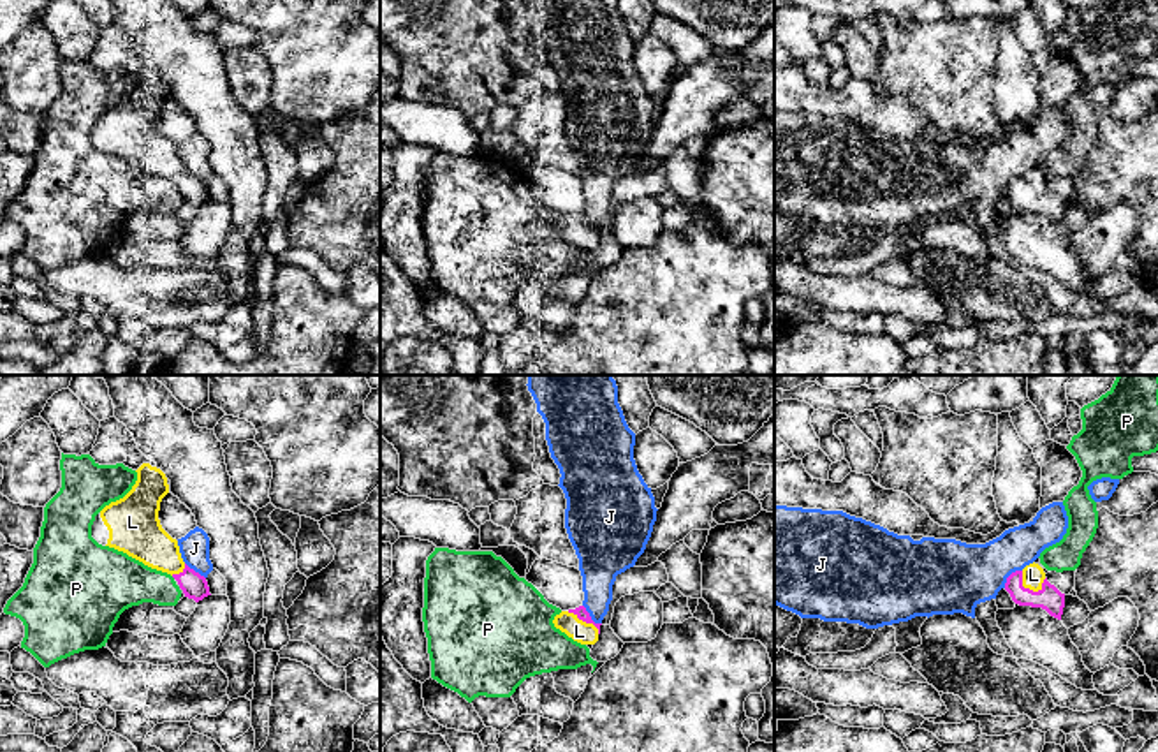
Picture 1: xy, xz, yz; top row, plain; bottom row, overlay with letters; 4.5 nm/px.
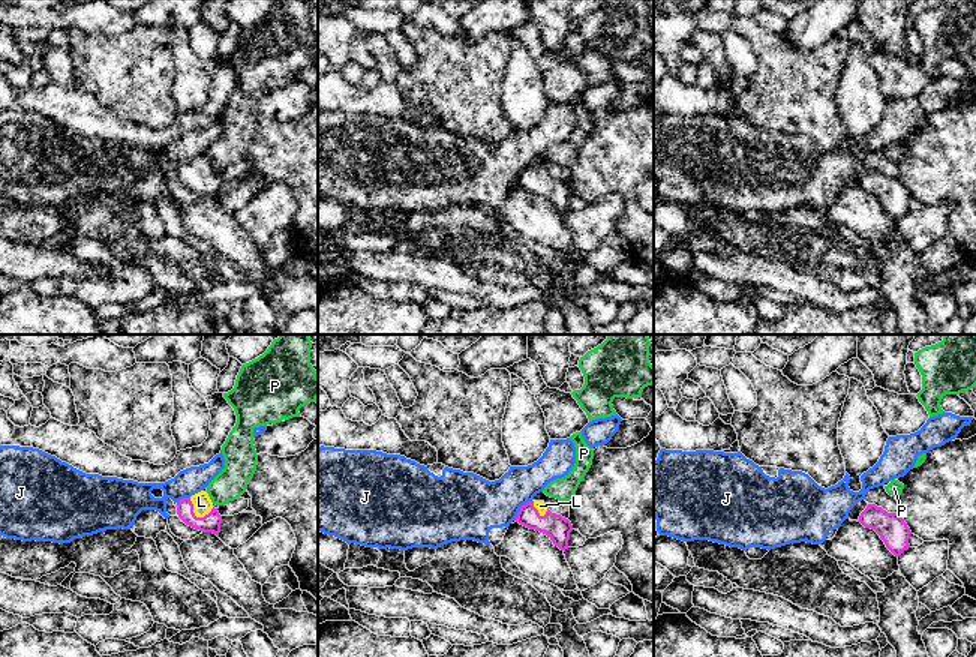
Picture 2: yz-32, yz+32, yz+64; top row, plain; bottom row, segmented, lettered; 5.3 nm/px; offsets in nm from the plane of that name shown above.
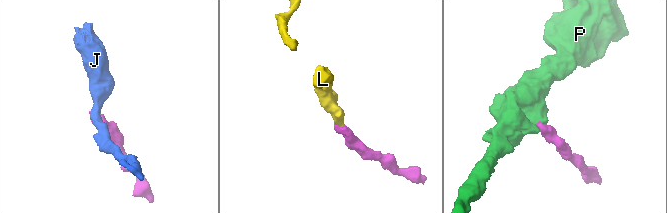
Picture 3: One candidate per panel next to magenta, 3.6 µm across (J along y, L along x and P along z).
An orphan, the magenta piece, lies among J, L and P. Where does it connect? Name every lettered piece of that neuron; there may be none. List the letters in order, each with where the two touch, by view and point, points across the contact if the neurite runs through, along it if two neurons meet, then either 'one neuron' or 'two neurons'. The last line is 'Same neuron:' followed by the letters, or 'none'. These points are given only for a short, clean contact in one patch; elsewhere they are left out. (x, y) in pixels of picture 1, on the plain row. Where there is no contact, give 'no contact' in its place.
J: contact yz (1009, 182); border yz (1021, 175), (1016, 175), (1004, 192); two neurons
L: contact yz (1026, 194); one neuron
P: no contact; two neurons
Same neuron: L

